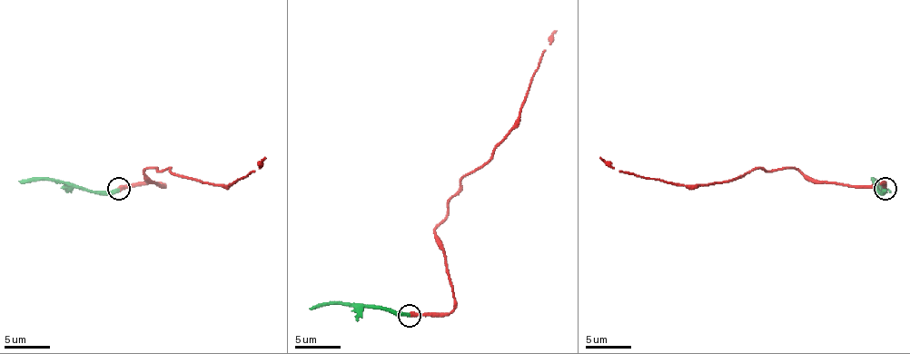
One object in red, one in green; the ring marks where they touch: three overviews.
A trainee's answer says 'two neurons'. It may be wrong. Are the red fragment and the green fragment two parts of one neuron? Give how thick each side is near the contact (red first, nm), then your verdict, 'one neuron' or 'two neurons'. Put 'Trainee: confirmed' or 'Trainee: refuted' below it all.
400/340 nm | one neuron
Trainee: refuted

